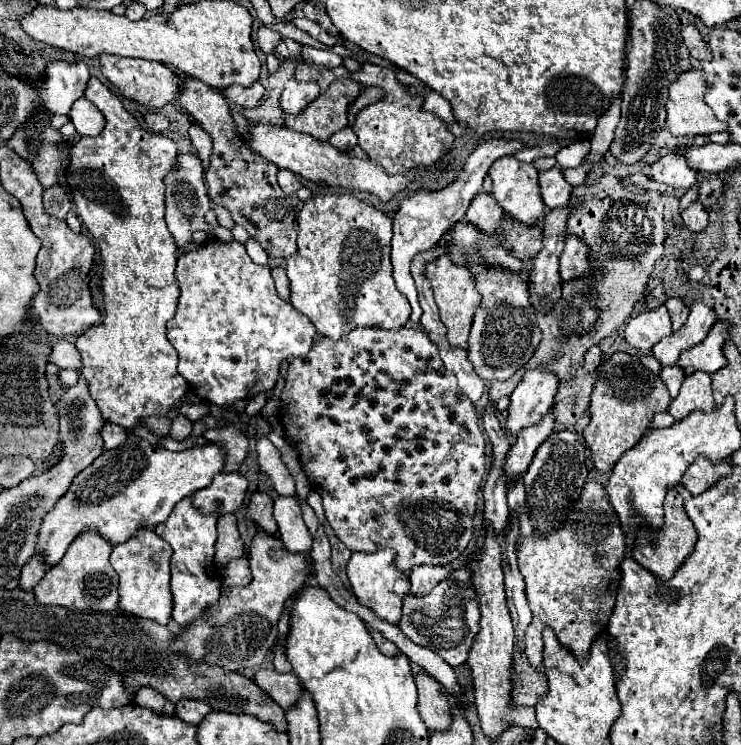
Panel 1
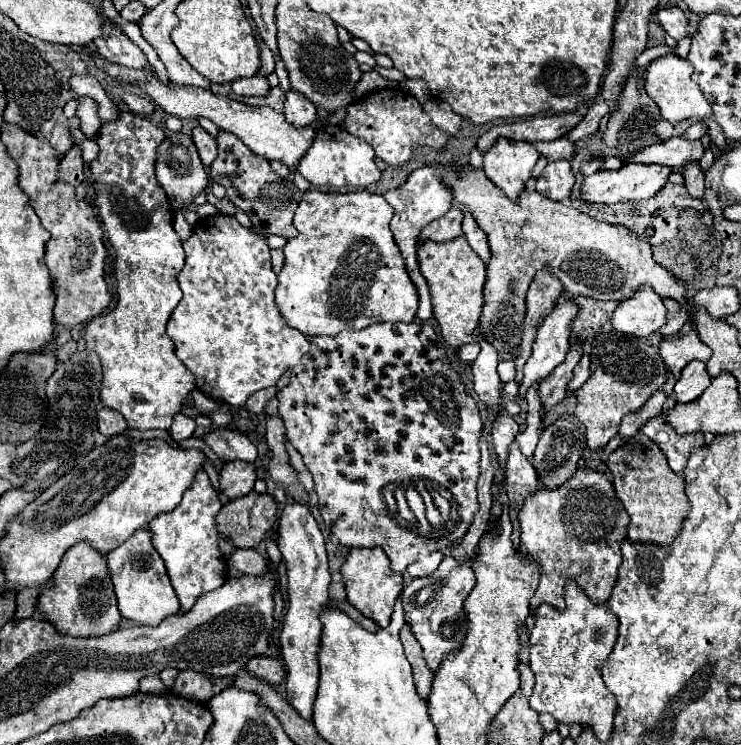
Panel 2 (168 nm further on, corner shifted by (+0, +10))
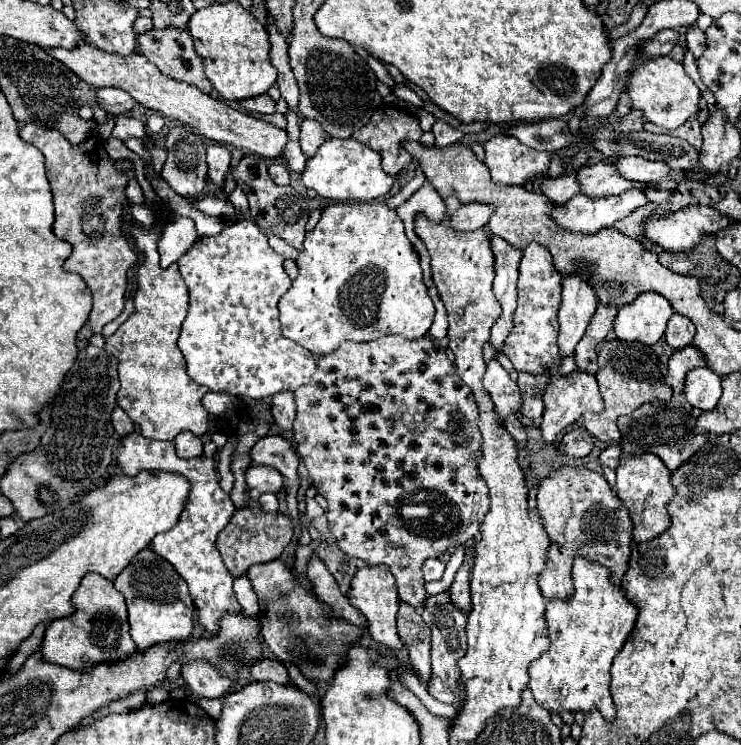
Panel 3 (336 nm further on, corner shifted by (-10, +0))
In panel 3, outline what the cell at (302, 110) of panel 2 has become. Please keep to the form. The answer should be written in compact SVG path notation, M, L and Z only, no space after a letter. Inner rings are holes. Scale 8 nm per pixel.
M304 119L300 127L300 147L306 157L314 157L318 147L324 143L326 131L314 119Z

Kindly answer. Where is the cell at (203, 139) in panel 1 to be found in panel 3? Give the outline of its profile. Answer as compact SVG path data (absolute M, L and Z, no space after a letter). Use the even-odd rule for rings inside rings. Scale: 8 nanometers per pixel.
M214 143L206 147L206 155L208 155L208 177L222 187L224 185L224 177L230 171L230 149Z

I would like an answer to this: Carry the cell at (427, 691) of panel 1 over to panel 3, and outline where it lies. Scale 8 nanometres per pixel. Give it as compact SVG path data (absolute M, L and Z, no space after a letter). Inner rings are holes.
M400 603L398 611L398 635L408 649L410 663L424 683L430 681L430 627L418 615L418 611L406 603Z

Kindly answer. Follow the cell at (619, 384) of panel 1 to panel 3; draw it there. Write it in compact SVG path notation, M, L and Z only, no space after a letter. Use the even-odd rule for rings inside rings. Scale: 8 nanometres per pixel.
M620 339L606 341L602 343L598 353L598 365L600 365L600 371L596 373L596 379L604 401L604 411L586 413L582 417L582 425L598 441L604 441L604 443L620 441L620 431L616 425L620 415L630 415L644 403L668 401L672 397L672 387L664 381L668 367L660 363L656 353L648 345L642 345L638 341L620 341Z

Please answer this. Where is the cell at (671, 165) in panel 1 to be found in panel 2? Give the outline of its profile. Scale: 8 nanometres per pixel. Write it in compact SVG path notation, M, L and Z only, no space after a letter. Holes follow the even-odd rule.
M624 163L622 169L618 171L598 171L590 177L584 179L582 189L580 189L580 197L586 203L604 203L604 205L612 205L612 203L622 203L622 201L642 201L642 199L650 199L654 197L668 181L668 173L672 169L664 167L664 165L636 165L636 163Z

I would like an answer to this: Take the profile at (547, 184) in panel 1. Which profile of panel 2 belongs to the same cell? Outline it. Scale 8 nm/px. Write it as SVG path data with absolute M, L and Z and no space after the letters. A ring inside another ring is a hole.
M560 159L544 167L542 175L536 179L536 191L550 197L552 201L564 201L570 197L574 187L574 173L570 161Z

